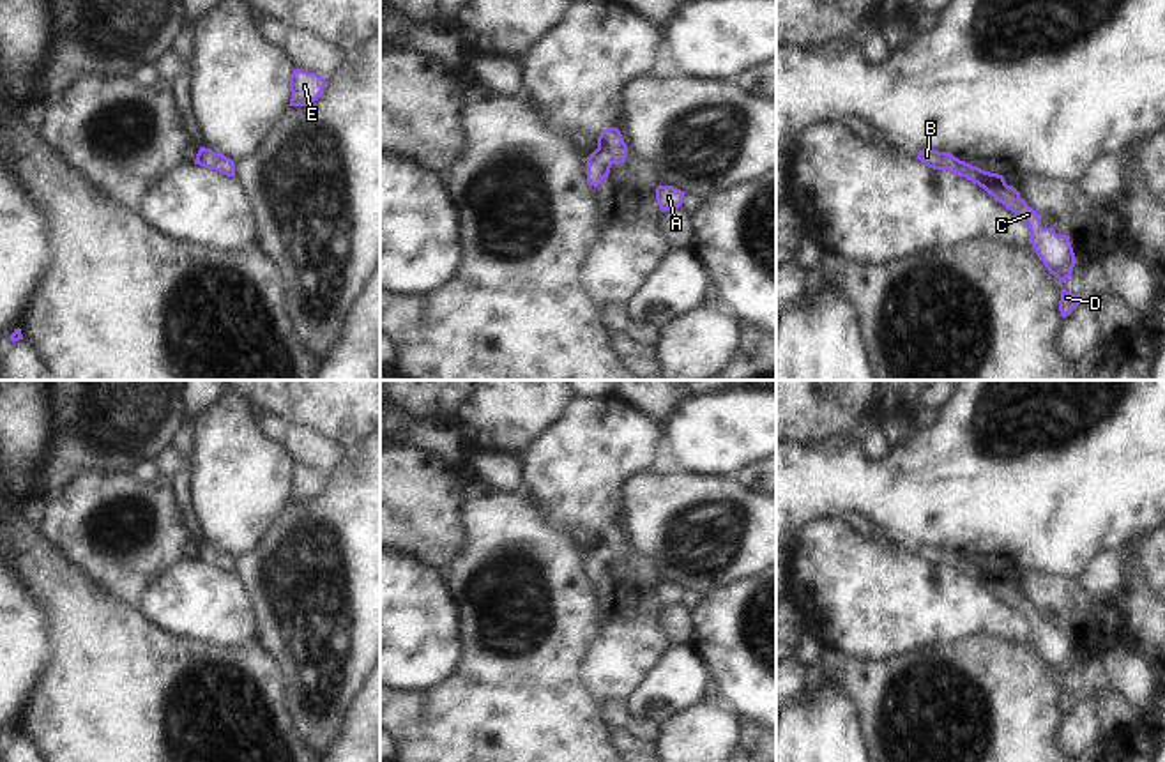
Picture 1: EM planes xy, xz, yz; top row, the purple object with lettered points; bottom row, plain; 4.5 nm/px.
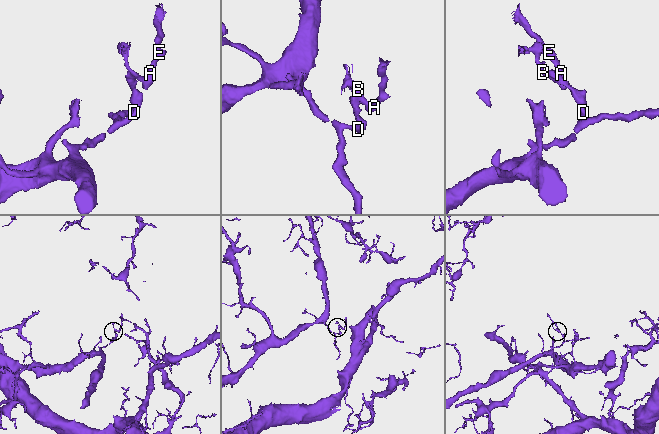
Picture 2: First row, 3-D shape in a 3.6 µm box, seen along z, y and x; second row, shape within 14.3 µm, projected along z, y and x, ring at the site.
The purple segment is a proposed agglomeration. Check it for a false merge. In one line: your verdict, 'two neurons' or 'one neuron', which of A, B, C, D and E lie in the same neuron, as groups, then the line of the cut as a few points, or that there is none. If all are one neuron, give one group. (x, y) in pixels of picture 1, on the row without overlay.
two neurons; A B E / C D; cut in xz along (598, 541), (614, 559)

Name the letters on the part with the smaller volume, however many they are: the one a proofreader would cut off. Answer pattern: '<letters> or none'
A, B, E

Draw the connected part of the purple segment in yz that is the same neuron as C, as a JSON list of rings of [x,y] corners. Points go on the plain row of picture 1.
[[[948,550],[948,559],[955,571],[972,576],[992,591],[995,598],[1002,599],[1027,619],[1032,645],[1050,670],[1054,670],[1061,679],[1071,672],[1073,663],[1078,658],[1075,654],[1070,631],[1057,631],[1054,624],[1043,624],[1041,612],[1020,594],[1020,589],[1013,582],[1006,580],[1002,571],[985,568],[965,557],[960,557],[951,550]]]

